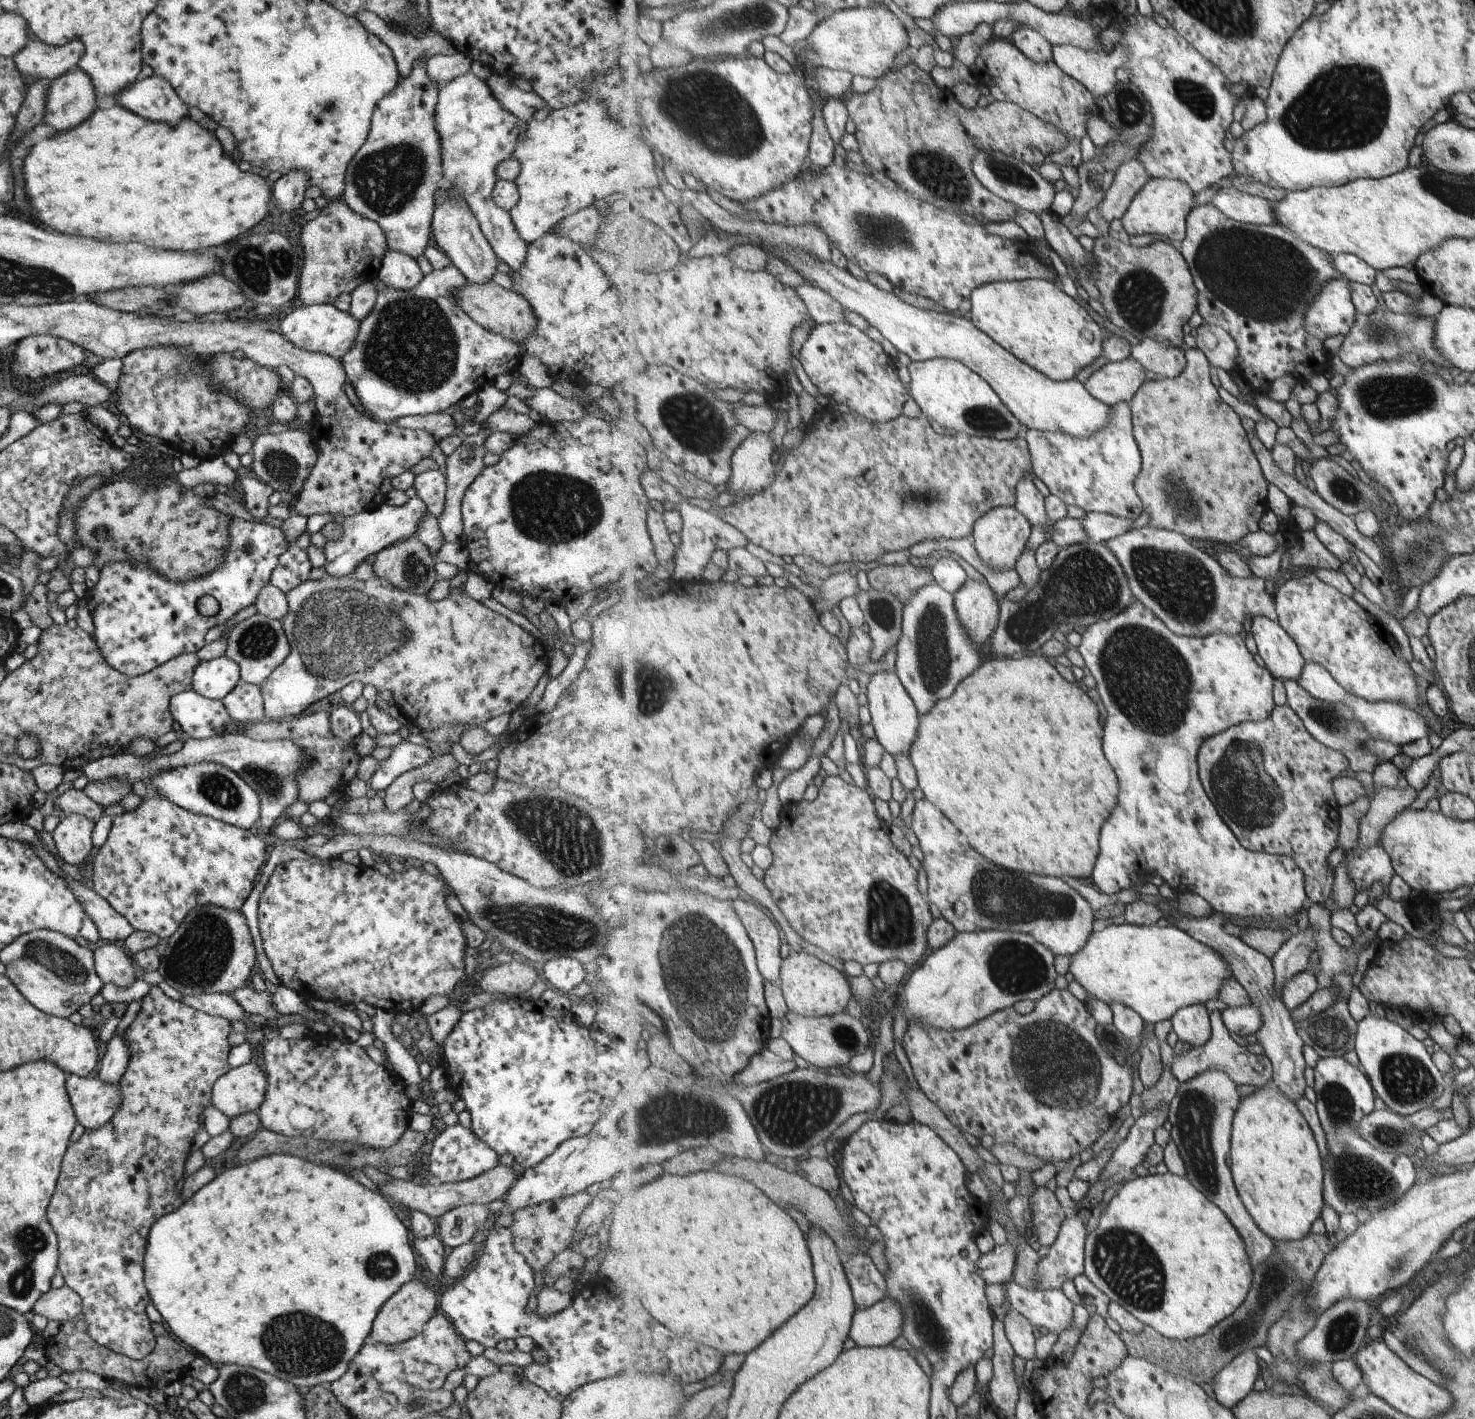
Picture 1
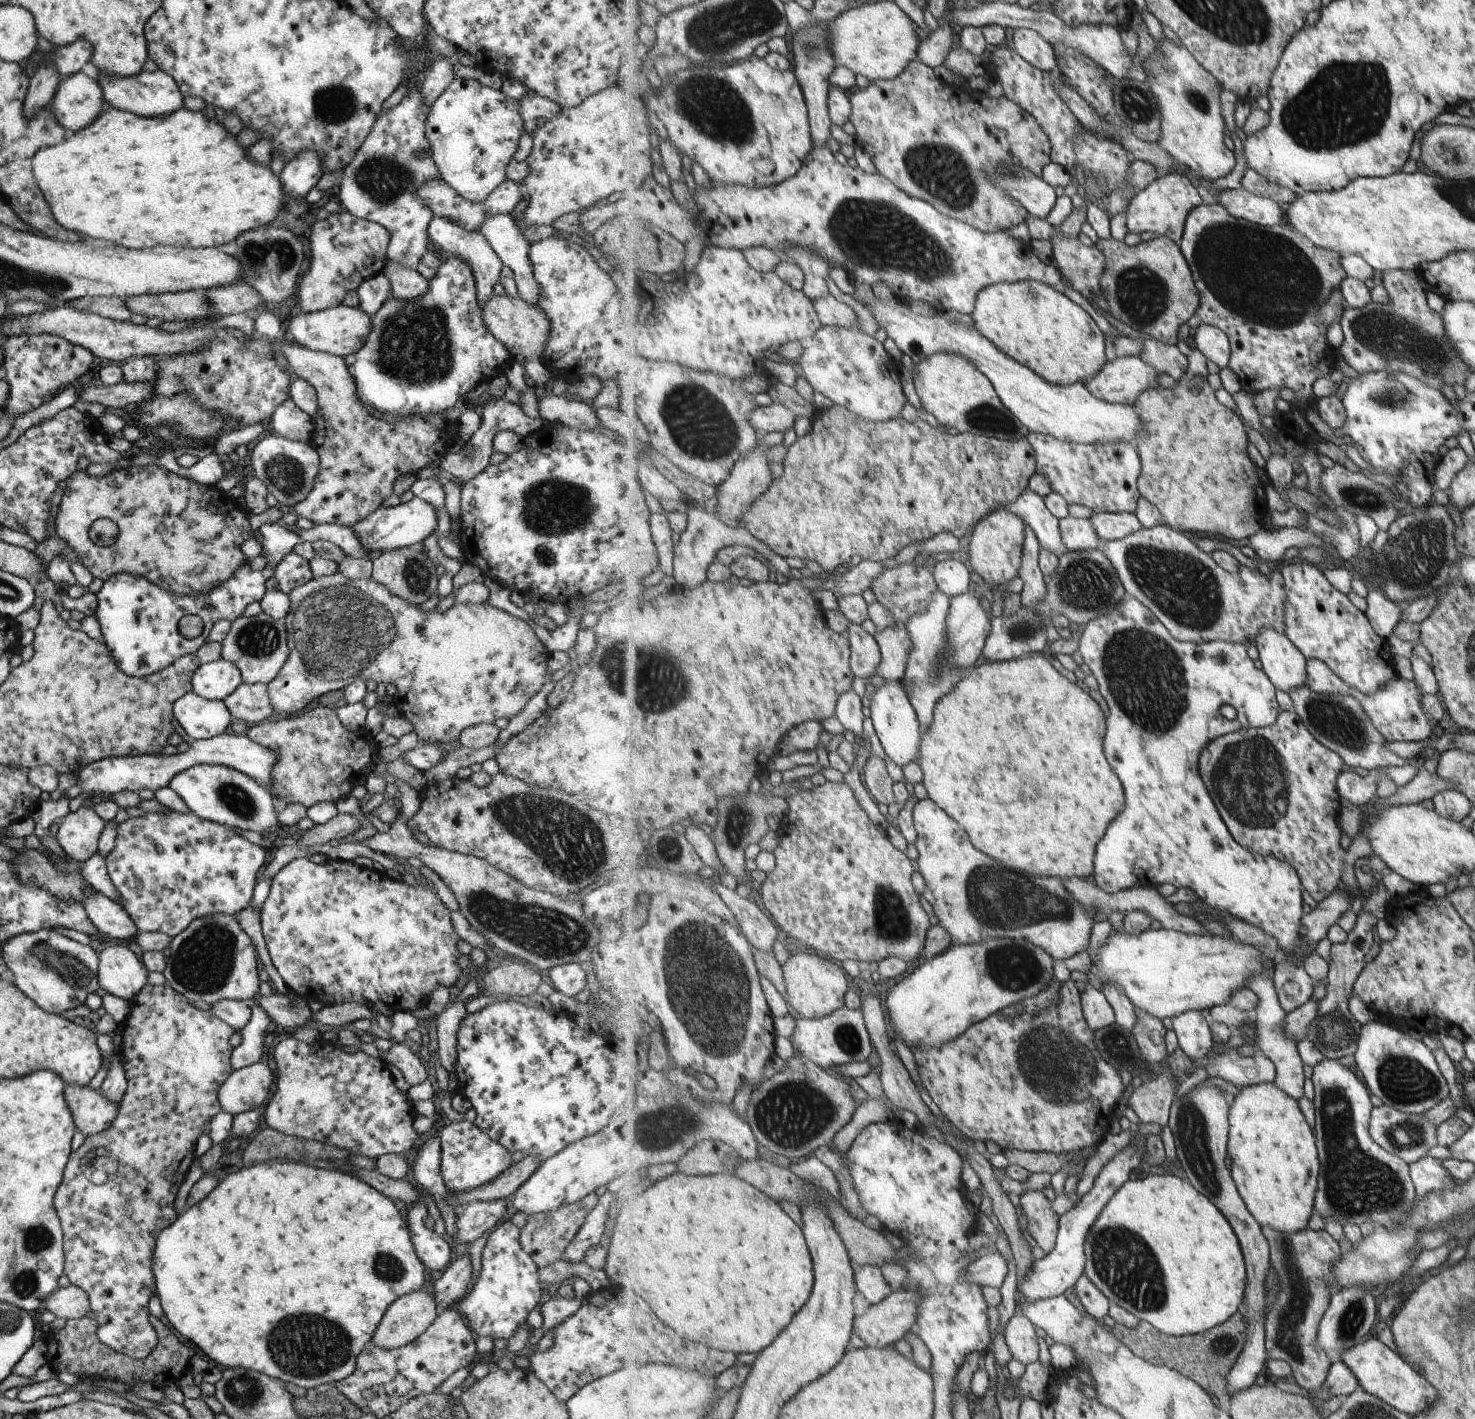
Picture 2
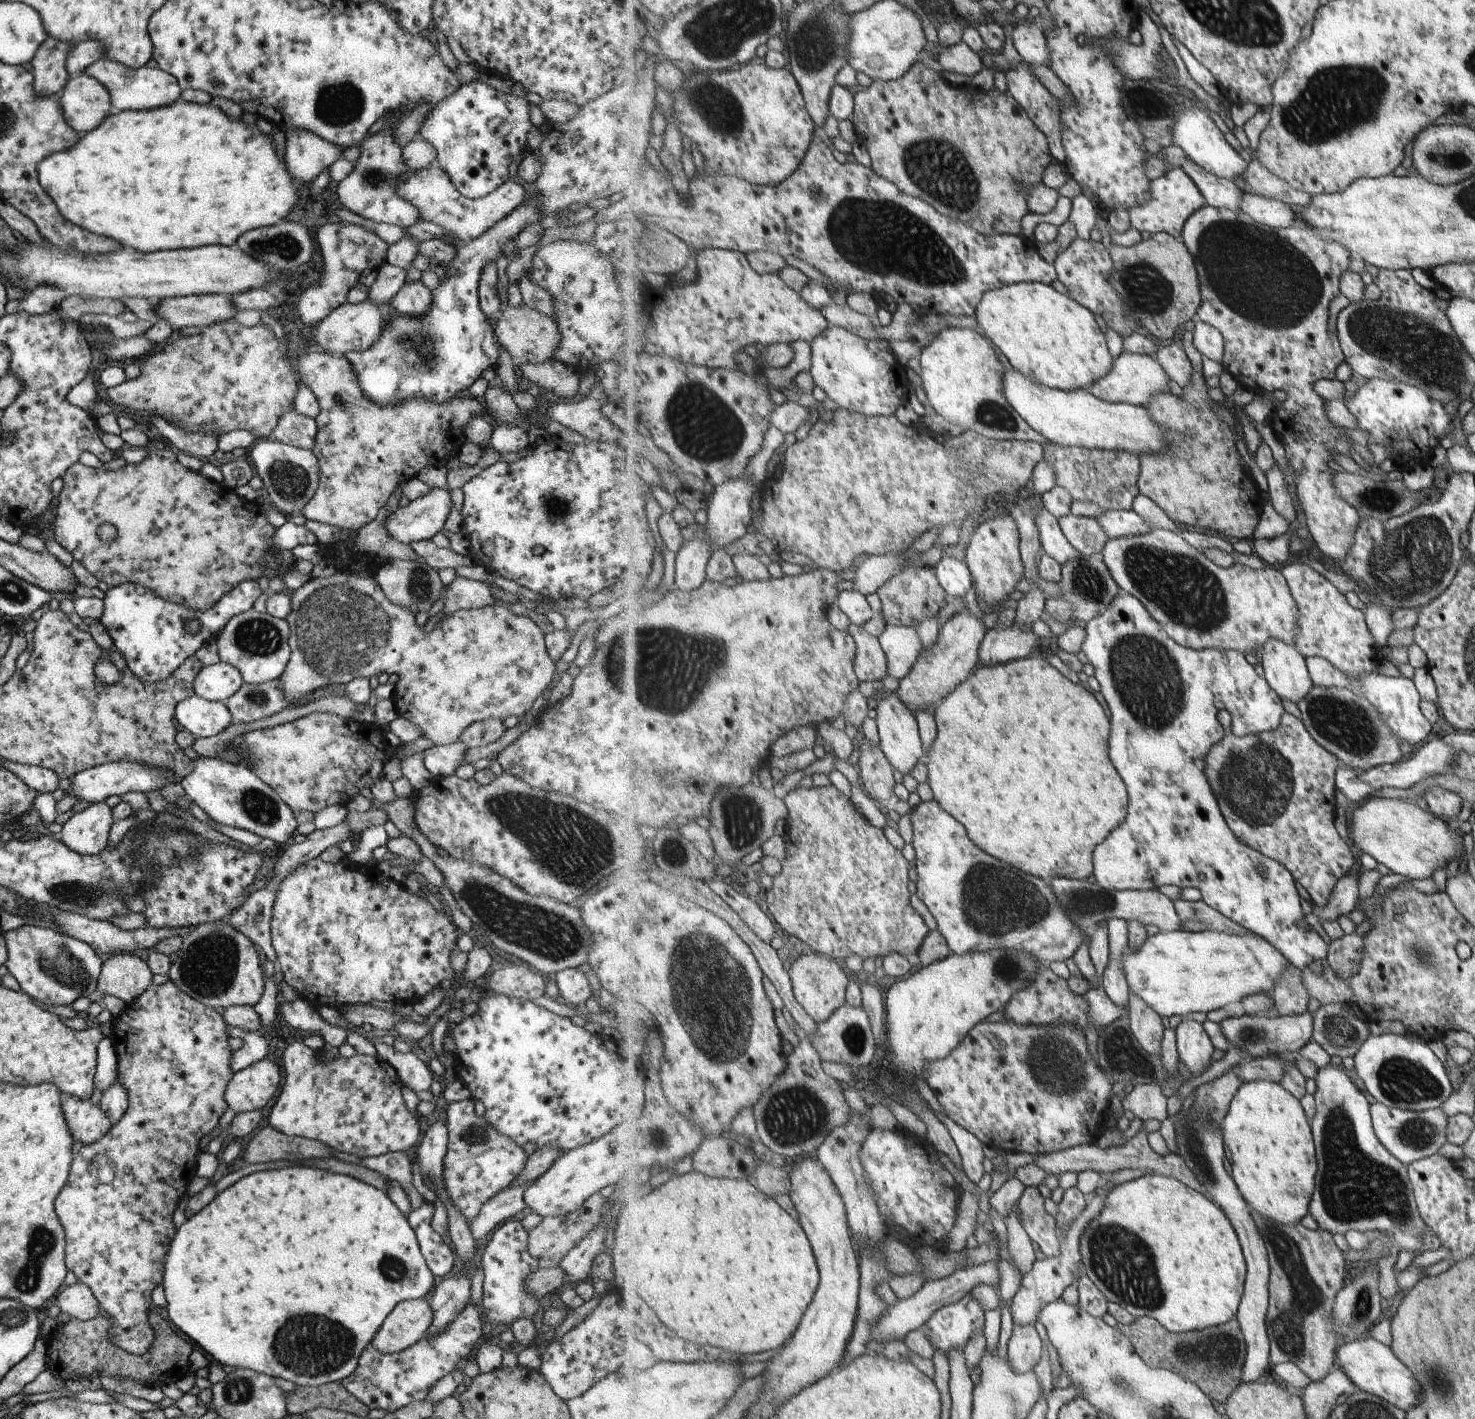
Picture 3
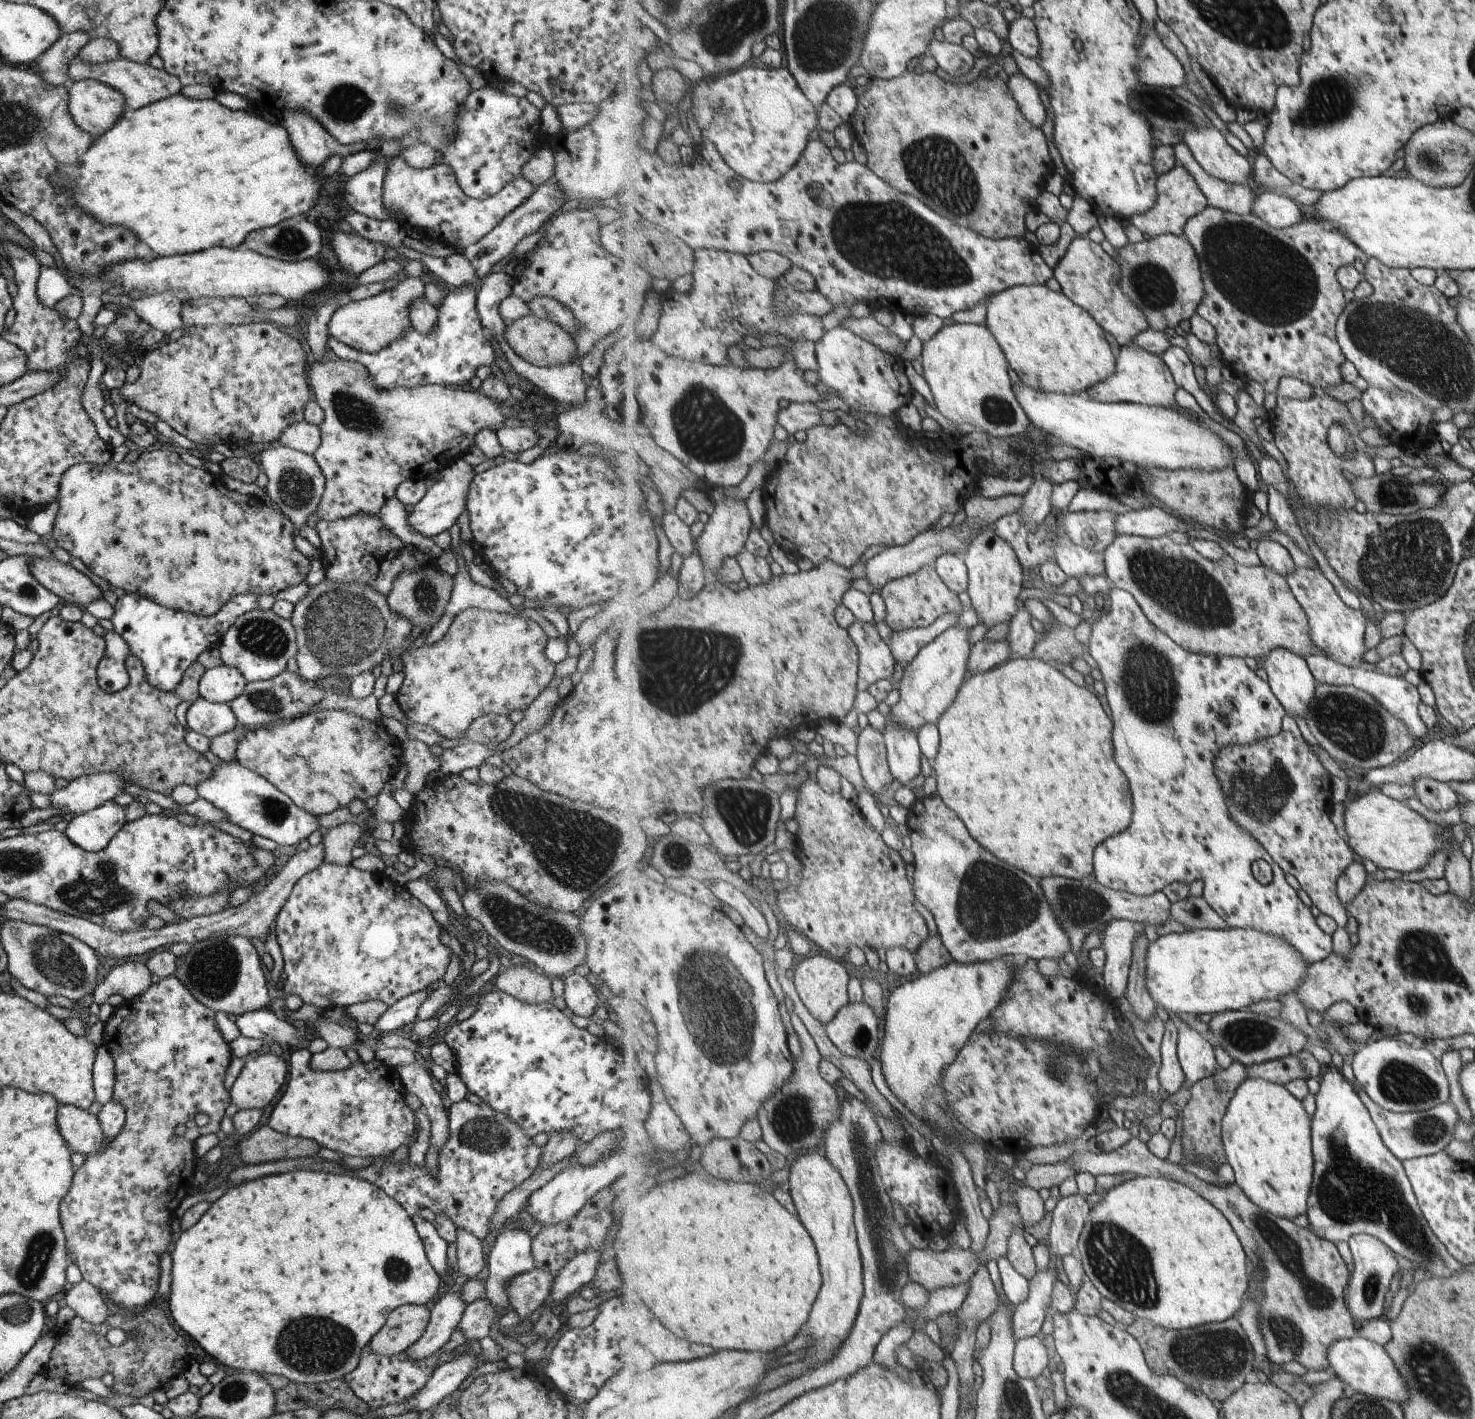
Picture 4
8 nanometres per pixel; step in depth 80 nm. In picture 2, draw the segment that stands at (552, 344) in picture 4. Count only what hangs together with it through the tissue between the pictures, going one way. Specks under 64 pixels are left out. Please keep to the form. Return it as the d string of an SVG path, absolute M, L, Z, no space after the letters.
M494 294L488 301L478 305L482 310L482 319L487 330L493 335L493 338L505 346L513 361L523 365L528 360L541 358L548 339L550 322L537 305L526 303L519 297L511 298L508 295L497 296Z

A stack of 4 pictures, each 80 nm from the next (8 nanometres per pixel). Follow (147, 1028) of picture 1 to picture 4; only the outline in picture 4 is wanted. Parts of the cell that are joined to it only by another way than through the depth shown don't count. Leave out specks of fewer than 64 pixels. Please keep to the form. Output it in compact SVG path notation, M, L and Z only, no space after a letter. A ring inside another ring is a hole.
M175 974L159 979L157 983L150 983L143 994L123 1002L121 1007L115 1007L103 1024L104 1029L100 1036L101 1044L108 1050L114 1064L112 1100L125 1105L125 1119L121 1130L112 1138L110 1143L108 1145L101 1144L95 1153L84 1157L84 1163L79 1169L74 1170L69 1190L59 1203L59 1218L68 1252L67 1256L72 1254L73 1263L79 1269L82 1280L99 1289L109 1305L121 1304L121 1307L128 1308L129 1312L136 1312L147 1306L156 1295L157 1280L159 1280L159 1255L163 1251L167 1252L166 1248L172 1244L169 1241L172 1240L171 1237L173 1236L165 1222L169 1217L173 1217L179 1203L187 1195L193 1180L196 1158L193 1152L193 1141L201 1134L216 1133L219 1130L219 1121L230 1103L228 1091L224 1087L224 1076L233 1056L229 1050L228 1041L215 1026L214 1012L196 1001ZM179 1124L185 1126L183 1136L173 1134L173 1128Z

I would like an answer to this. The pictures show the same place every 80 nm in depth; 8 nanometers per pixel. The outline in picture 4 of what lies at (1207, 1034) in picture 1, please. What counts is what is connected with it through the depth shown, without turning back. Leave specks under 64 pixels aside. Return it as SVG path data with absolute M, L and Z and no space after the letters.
M1182 1030L1178 1037L1178 1055L1188 1085L1212 1077L1219 1069L1215 1047L1197 1030Z

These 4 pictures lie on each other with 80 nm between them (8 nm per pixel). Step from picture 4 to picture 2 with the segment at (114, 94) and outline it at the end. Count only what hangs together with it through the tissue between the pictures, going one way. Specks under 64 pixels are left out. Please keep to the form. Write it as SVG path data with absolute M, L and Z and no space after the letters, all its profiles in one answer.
M77 71L61 79L50 111L65 130L75 133L98 118L103 102L97 80Z

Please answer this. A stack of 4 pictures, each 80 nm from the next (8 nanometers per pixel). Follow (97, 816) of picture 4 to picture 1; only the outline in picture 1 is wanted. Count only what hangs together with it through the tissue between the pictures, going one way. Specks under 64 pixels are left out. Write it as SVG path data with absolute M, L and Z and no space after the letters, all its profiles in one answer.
M68 814L49 834L51 849L67 864L77 867L85 860L92 846L95 820L82 814Z

